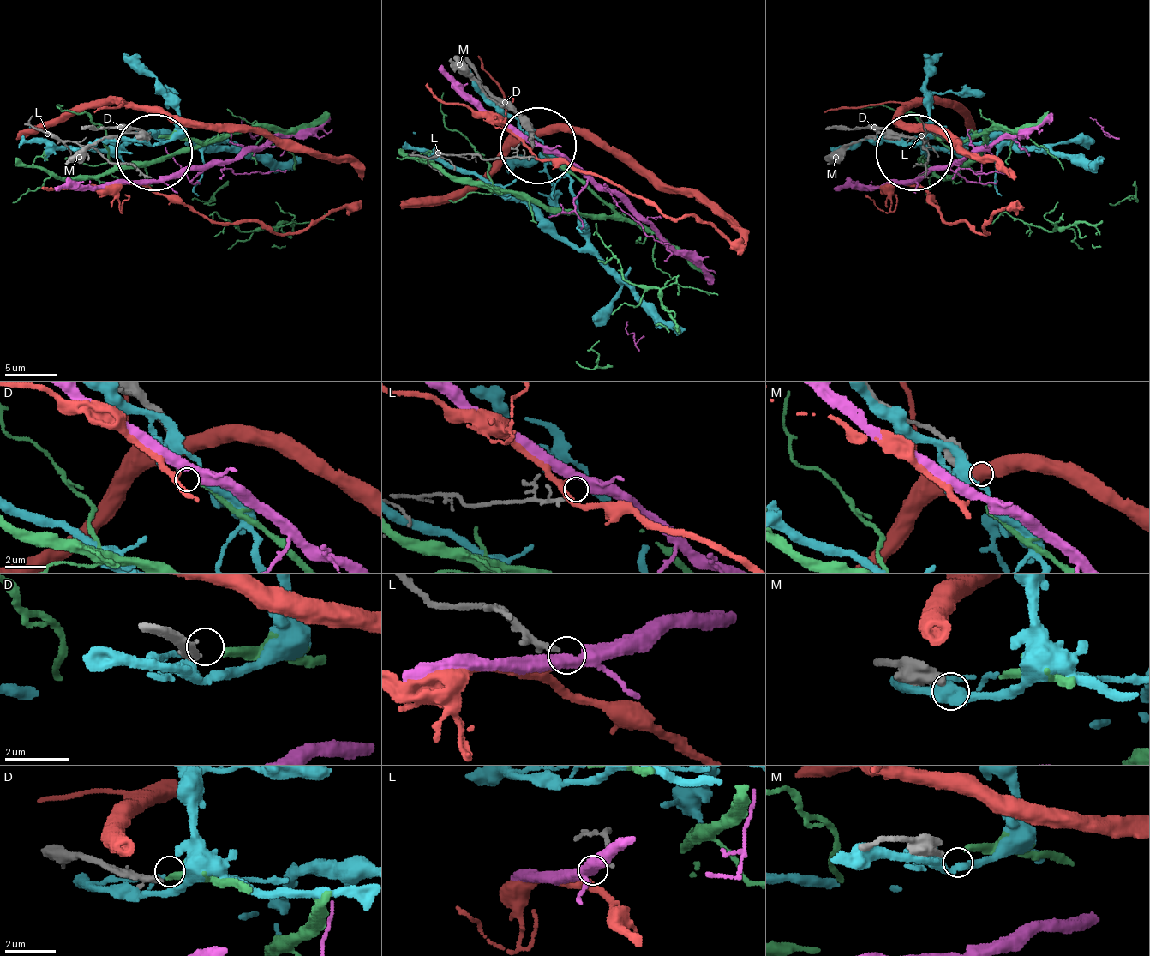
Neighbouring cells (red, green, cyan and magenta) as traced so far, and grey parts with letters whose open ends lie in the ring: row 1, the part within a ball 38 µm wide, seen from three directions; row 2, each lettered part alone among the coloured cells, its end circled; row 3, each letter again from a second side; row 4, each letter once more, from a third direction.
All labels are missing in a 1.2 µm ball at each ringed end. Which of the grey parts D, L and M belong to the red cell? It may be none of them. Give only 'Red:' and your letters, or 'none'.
Red: none

